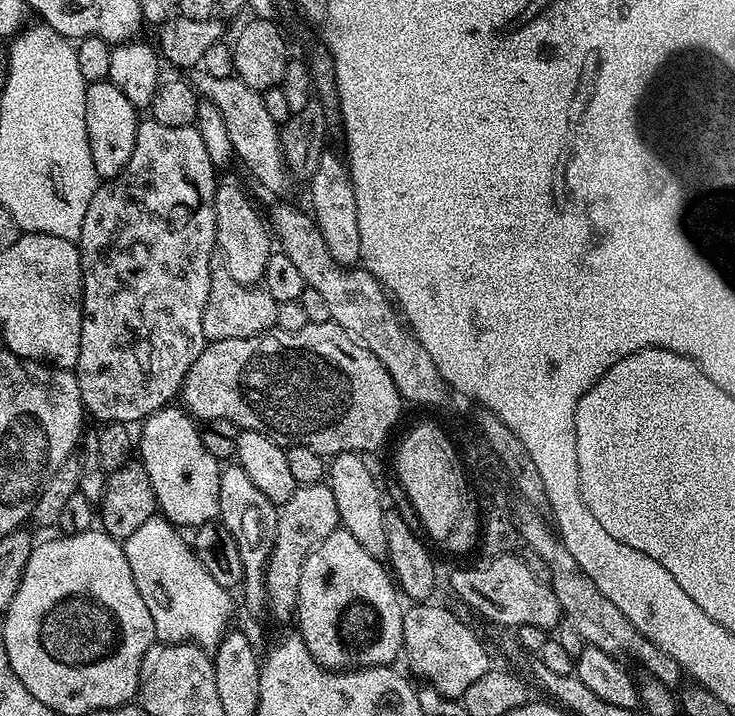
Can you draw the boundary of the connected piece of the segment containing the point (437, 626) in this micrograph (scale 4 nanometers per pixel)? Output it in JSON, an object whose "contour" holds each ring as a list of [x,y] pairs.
{"contour":[[[416,602],[404,608],[402,656],[412,667],[411,675],[416,675],[427,687],[437,688],[444,696],[463,698],[471,684],[490,671],[494,661],[488,657],[475,630],[466,621],[459,620],[450,609],[436,603]]]}

